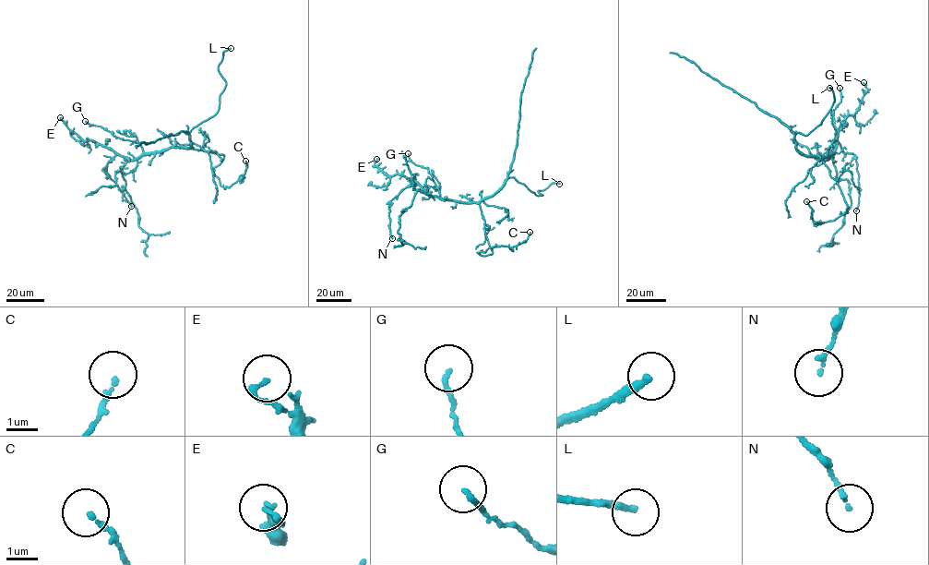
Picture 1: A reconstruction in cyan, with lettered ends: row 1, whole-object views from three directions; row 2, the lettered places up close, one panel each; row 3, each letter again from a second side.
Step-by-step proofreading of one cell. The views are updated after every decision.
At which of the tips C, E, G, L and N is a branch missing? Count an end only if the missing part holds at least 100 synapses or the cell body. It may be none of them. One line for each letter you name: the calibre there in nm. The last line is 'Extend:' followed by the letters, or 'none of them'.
L: Thickness 220 nm
Extend: L

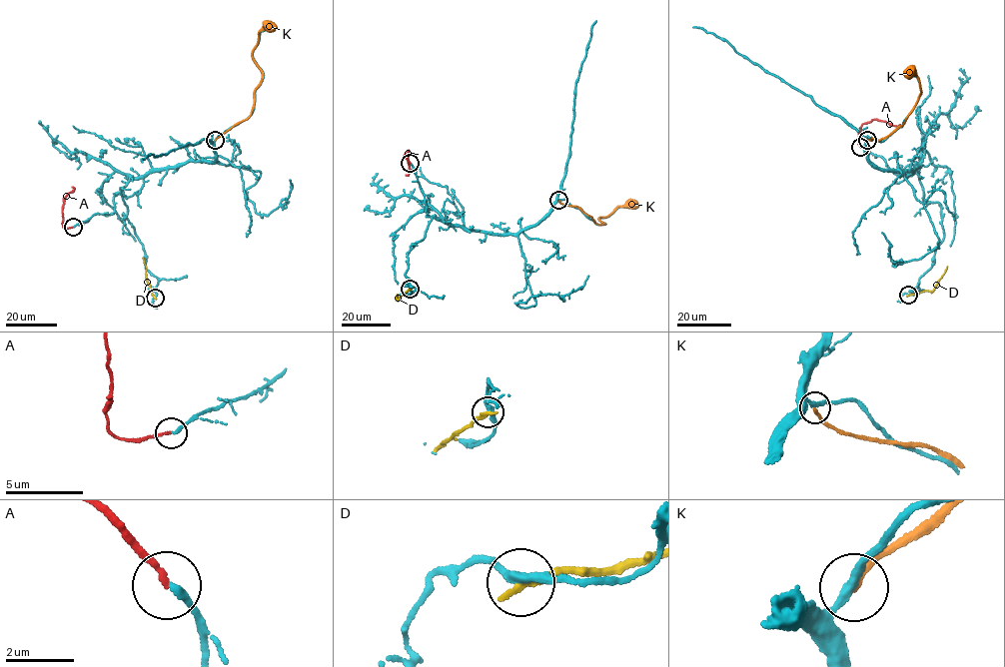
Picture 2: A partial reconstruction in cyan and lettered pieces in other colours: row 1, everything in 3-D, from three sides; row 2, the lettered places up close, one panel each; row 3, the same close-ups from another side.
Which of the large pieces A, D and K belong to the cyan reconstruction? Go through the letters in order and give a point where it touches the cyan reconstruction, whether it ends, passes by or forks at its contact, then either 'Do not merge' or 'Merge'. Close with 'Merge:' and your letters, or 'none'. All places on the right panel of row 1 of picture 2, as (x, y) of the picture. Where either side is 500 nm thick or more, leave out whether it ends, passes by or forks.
A: Touches cyan at (860, 147). It ends there. Merge
D: Touches cyan at (908, 295). It ends there. Do not merge
K: Touches cyan at (867, 140). It ends there. Do not merge
Merge: A

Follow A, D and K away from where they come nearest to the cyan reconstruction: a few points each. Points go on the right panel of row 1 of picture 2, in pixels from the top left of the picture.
A: (860, 147), (858, 139), (863, 123), (875, 119), (893, 126), (900, 125)
D: (908, 295), (933, 290), (947, 266)
K: (868, 140), (878, 141), (889, 135), (910, 113), (920, 94), (919, 80), (907, 74)

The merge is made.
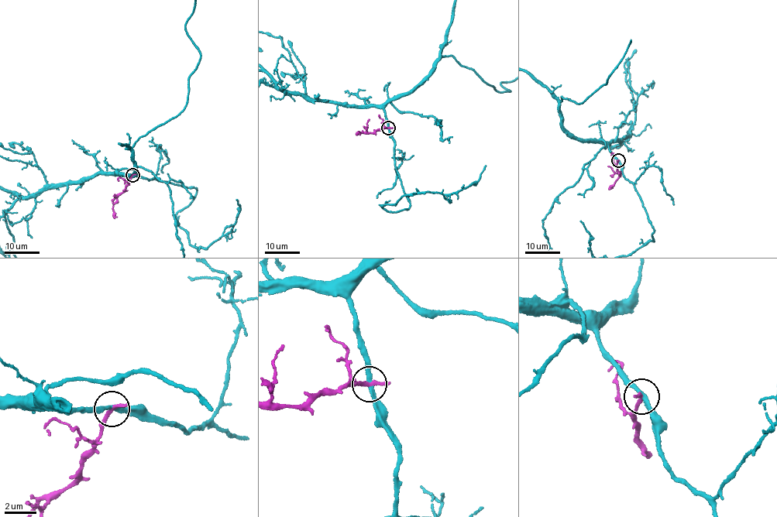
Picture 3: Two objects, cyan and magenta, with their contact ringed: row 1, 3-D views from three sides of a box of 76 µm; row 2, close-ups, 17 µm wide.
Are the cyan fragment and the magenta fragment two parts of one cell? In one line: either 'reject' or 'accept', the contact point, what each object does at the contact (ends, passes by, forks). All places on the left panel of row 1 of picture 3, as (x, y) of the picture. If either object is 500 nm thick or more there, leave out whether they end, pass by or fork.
reject; at (132, 175); cyan passes by; magenta passes by

